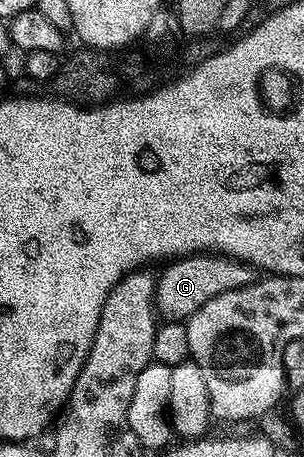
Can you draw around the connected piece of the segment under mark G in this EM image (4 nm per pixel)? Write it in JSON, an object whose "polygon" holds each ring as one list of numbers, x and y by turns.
{"polygon":[[192,253,188,257,171,260,163,269,166,270,157,276,154,287,154,307,168,321,185,322,196,311,200,311,208,299,216,299,216,295,224,295,224,291,236,291,256,279,255,270,247,262,237,261,235,257,223,257,221,253]]}

